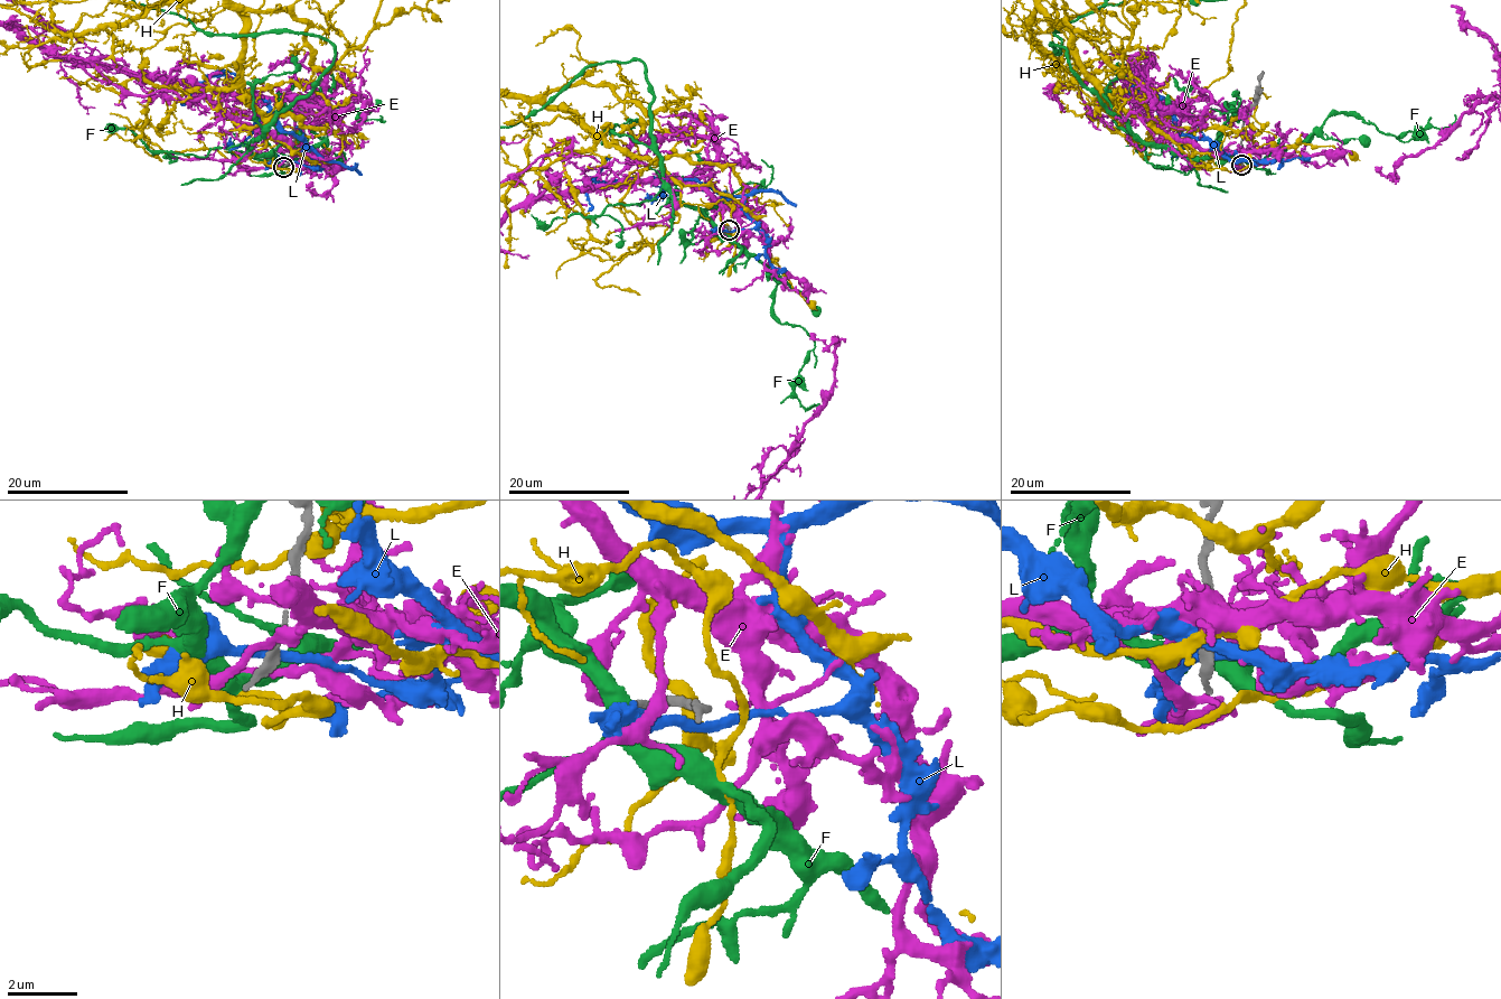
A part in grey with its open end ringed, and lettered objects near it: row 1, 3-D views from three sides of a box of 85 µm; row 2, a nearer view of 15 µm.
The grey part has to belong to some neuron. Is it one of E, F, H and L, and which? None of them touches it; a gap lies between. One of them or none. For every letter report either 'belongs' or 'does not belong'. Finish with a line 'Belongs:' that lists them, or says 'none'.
E: does not belong
F: does not belong
H: does not belong
L: does not belong
Belongs: none

